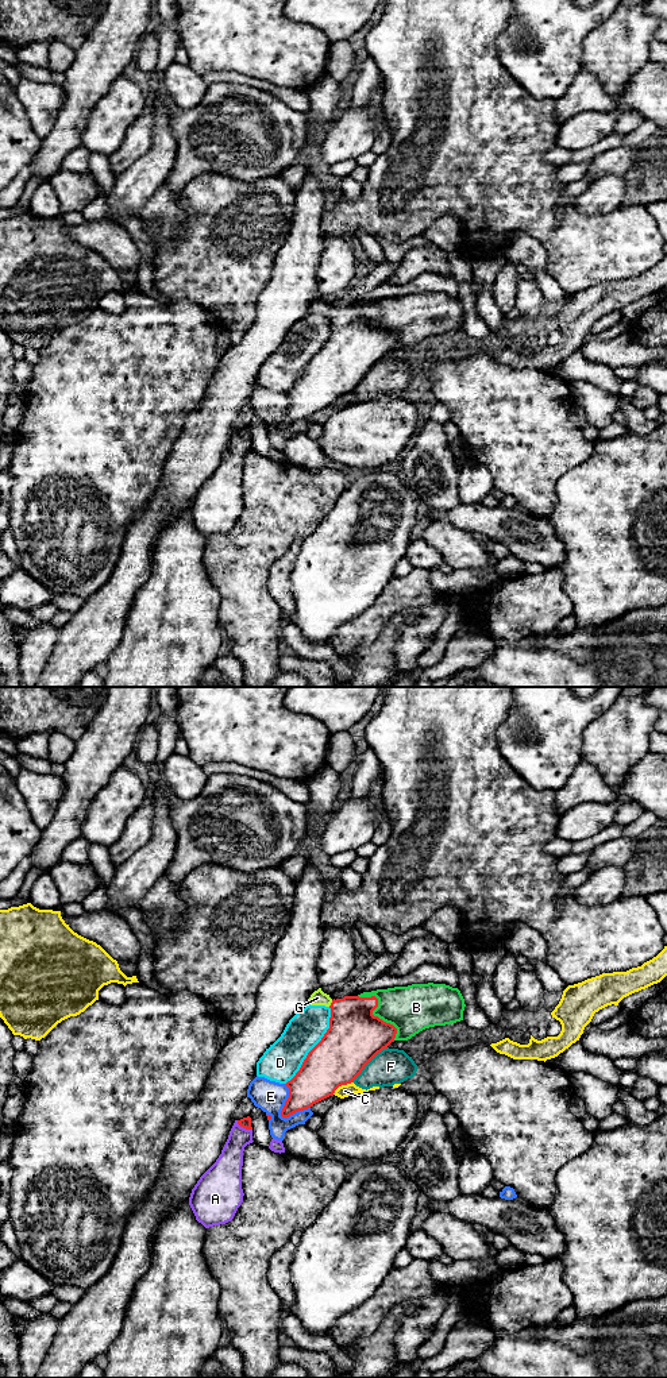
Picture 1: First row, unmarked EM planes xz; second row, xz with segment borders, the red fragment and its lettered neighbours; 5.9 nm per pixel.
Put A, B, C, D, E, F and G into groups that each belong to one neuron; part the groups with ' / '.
A / B / C / D / E / F / G

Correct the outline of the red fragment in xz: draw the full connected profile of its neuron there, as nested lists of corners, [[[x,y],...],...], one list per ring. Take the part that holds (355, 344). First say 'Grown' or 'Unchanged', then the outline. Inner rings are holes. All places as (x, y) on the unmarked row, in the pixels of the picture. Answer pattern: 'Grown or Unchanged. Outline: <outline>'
Grown. Outline: [[[319,297],[311,304],[308,313],[331,317],[329,337],[308,362],[296,385],[285,393],[289,397],[289,406],[281,420],[281,425],[285,428],[334,405],[339,395],[354,391],[365,375],[394,351],[397,343],[397,337],[393,333],[373,324],[373,320],[378,316],[375,305],[344,305],[343,308],[332,309],[329,304]]]

